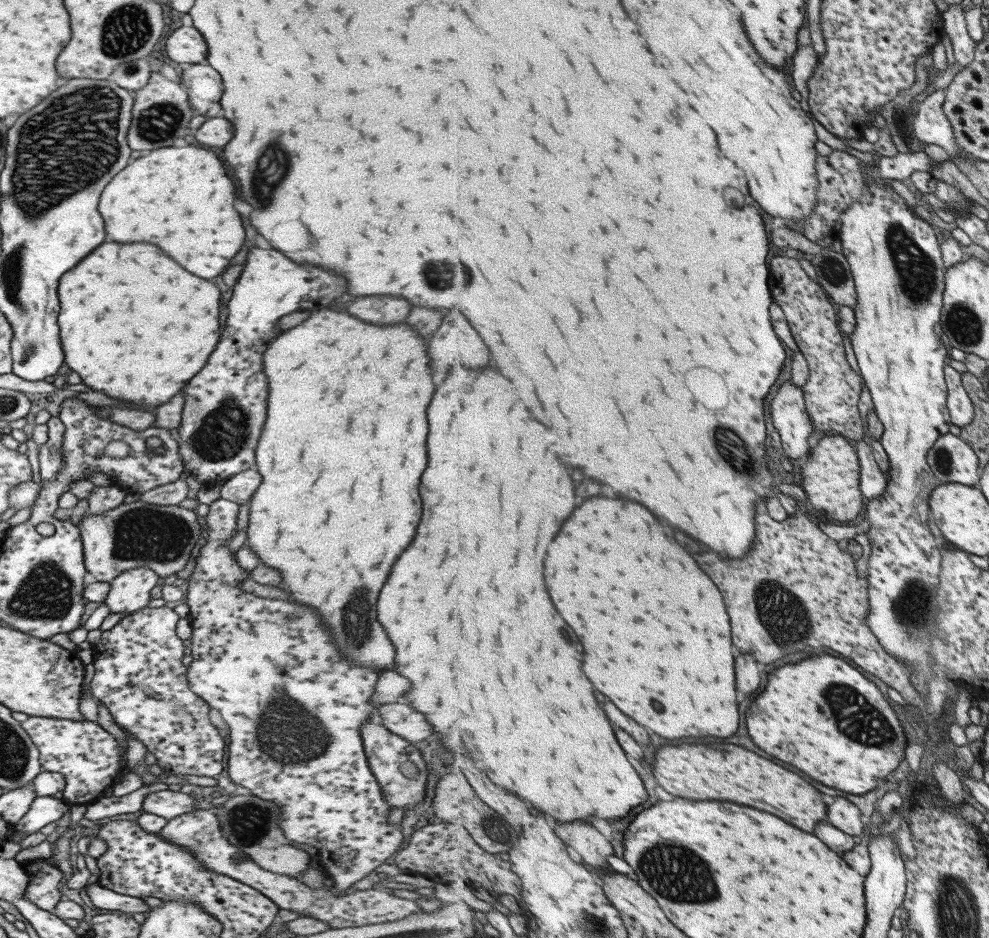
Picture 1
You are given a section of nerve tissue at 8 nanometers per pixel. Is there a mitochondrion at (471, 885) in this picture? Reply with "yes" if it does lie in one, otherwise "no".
no

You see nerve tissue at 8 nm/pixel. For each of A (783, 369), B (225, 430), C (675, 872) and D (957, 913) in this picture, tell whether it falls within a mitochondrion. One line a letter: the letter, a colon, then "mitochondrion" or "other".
A: other
B: mitochondrion
C: mitochondrion
D: mitochondrion

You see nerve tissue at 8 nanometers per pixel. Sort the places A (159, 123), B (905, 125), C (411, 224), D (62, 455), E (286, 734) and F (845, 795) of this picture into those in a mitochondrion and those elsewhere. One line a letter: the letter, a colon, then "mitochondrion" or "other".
A: mitochondrion
B: mitochondrion
C: other
D: other
E: mitochondrion
F: other

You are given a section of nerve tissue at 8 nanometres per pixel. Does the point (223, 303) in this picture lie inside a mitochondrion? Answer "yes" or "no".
no

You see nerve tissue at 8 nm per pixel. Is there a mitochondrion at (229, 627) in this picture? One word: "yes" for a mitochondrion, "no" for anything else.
no

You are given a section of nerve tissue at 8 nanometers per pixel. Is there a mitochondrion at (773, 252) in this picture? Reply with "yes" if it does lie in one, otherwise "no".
no

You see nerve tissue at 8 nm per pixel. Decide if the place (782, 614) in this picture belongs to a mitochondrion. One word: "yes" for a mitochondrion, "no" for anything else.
yes

